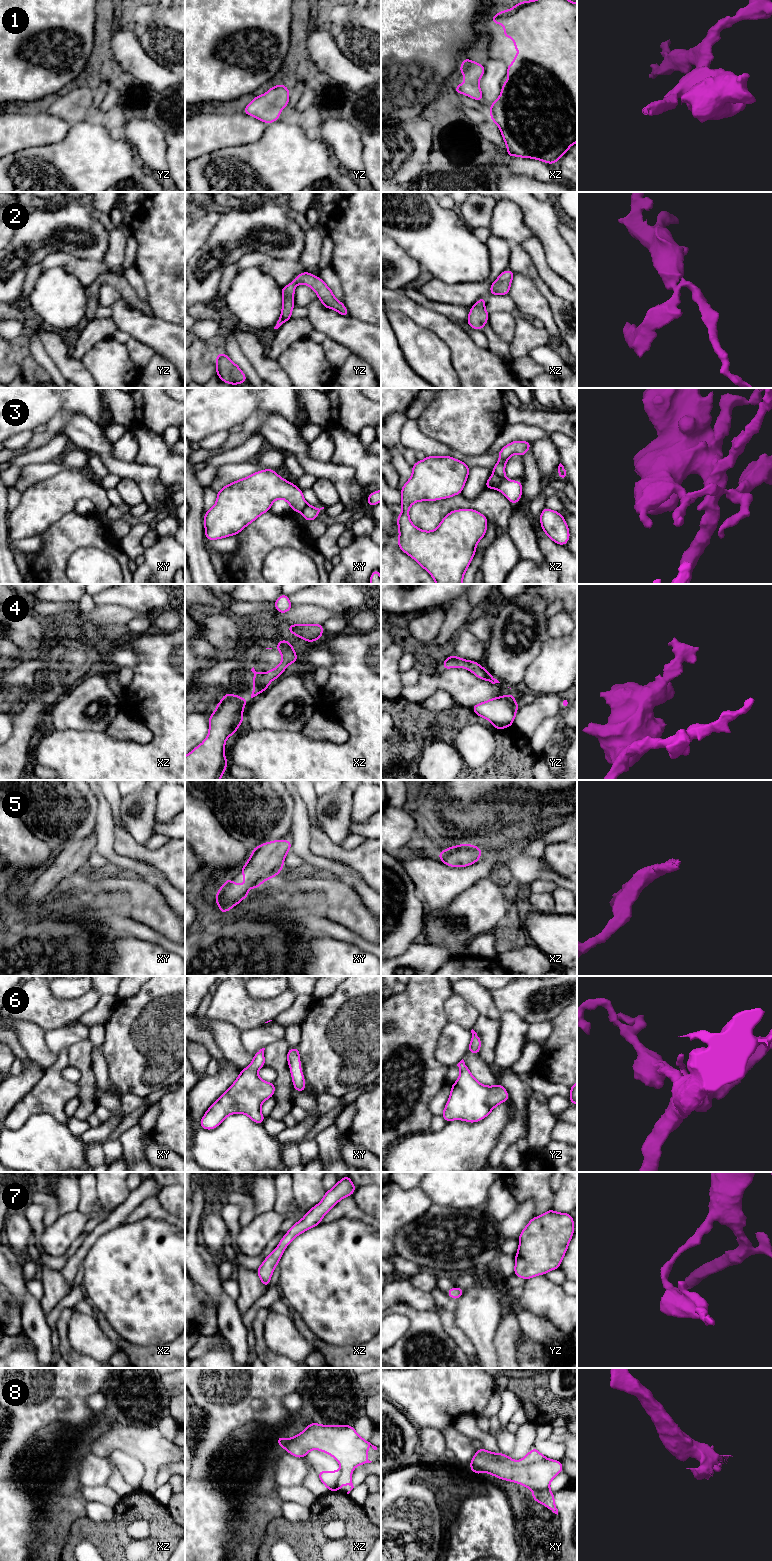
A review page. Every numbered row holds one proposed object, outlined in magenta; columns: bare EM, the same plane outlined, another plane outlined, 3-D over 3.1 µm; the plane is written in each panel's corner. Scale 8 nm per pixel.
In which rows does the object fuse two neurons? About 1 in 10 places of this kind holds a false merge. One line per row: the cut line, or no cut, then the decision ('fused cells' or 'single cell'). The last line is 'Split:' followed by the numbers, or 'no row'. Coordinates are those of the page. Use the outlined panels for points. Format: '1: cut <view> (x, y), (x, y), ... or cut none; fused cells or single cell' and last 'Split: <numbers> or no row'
1: cut none; single cell
2: cut none; single cell
3: cut xz (494, 472), (499, 477), (497, 488); fused cells
4: cut none; single cell
5: cut none; single cell
6: cut none; single cell
7: cut none; single cell
8: cut none; single cell
Split: 3

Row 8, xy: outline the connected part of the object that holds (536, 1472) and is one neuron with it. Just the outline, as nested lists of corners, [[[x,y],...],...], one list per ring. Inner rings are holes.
[[[535,1447],[518,1462],[503,1453],[478,1449],[470,1462],[470,1471],[475,1474],[486,1472],[499,1479],[519,1483],[533,1491],[532,1499],[558,1515],[550,1482],[562,1471],[560,1460],[551,1460]]]

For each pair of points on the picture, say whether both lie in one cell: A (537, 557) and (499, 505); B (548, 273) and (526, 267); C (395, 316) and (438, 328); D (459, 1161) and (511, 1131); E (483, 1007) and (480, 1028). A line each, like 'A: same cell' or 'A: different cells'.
A: different cells
B: different cells
C: different cells
D: different cells
E: different cells

